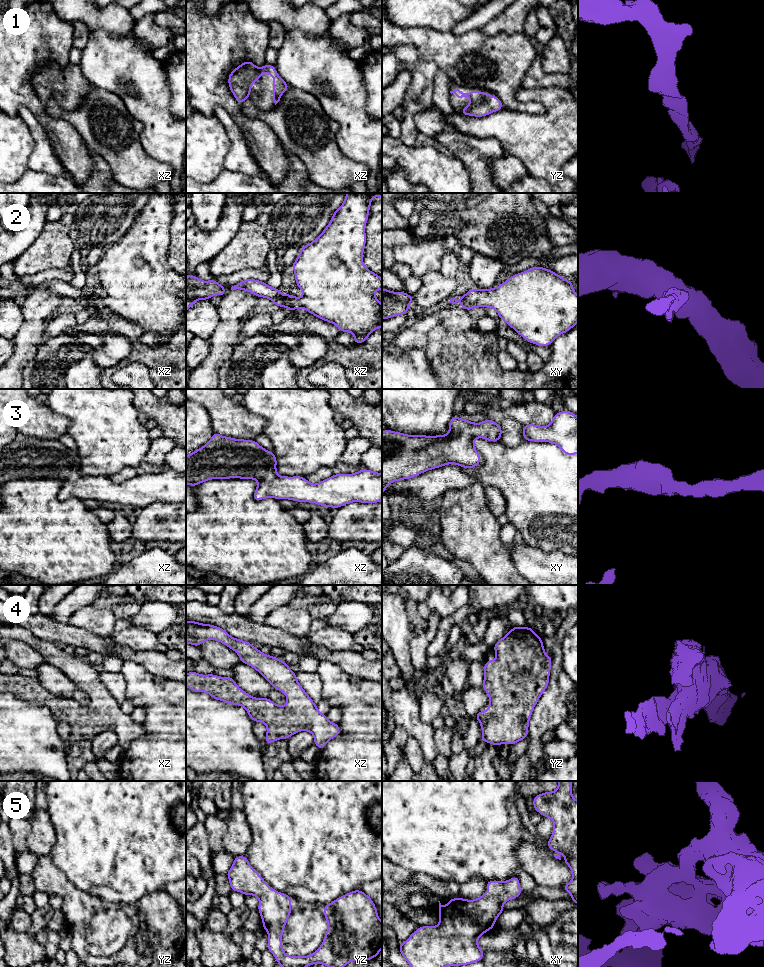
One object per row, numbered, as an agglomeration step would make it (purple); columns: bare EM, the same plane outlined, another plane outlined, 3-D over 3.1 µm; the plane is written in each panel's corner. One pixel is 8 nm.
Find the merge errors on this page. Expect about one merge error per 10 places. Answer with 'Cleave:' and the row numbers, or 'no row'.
Cleave: no row

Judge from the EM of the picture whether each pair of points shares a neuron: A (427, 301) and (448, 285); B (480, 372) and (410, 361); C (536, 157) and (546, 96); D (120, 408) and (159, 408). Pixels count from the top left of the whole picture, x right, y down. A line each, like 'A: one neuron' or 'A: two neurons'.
A: one neuron
B: two neurons
C: one neuron
D: two neurons

